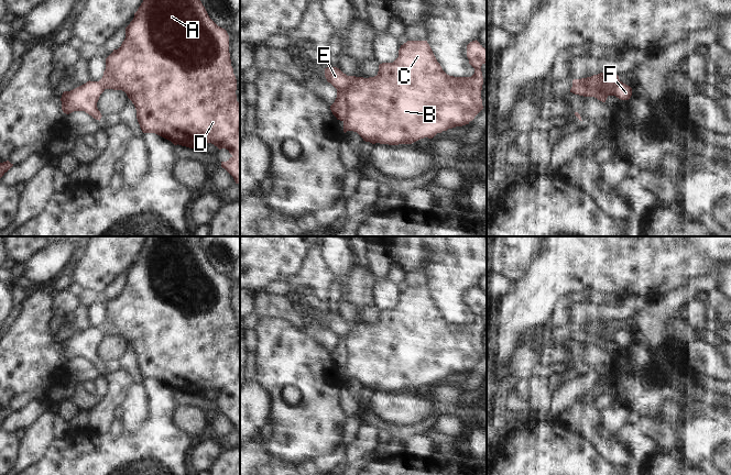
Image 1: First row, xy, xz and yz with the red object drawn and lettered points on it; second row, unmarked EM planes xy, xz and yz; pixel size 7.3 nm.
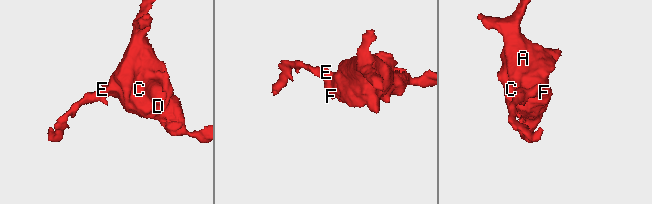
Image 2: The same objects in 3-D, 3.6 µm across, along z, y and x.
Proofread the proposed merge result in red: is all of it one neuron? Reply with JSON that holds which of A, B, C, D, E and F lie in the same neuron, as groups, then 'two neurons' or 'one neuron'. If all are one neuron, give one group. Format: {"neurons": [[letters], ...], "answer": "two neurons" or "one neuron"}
{"neurons": [["A", "B", "C", "D", "F"], ["E"]], "answer": "two neurons"}

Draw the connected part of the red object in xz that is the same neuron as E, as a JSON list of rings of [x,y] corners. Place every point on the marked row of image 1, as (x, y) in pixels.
[[[328,66],[325,68],[325,77],[337,89],[337,98],[330,106],[330,110],[337,120],[345,121],[348,114],[348,104],[345,97],[345,92],[349,87],[348,76],[339,68]]]

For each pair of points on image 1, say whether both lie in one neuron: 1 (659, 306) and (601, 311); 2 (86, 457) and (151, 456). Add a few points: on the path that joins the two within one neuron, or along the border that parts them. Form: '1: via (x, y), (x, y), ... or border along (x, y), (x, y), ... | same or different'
1: border along (641, 308), (625, 320) | different
2: via (102, 457), (134, 457) | same

